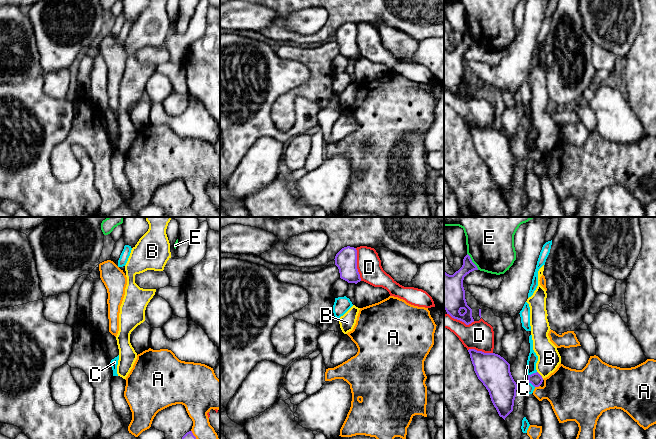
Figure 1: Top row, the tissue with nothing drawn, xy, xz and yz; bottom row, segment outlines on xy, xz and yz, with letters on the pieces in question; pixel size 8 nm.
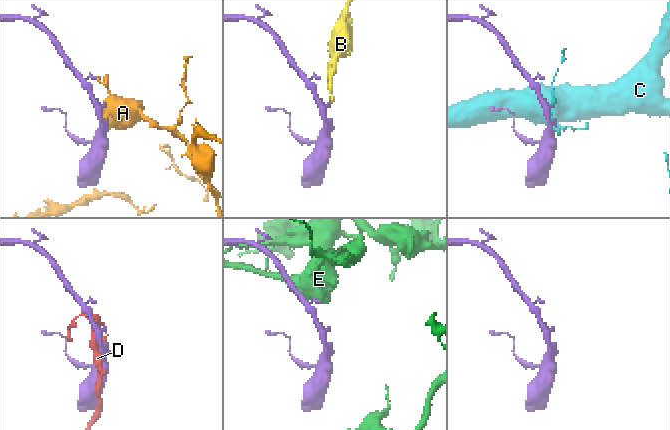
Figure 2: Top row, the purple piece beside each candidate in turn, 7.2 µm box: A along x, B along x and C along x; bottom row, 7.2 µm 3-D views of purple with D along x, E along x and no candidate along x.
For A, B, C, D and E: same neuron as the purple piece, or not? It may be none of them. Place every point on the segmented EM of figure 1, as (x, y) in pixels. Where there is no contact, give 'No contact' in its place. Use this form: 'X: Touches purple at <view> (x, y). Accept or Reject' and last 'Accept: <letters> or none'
A: Touches purple at yz (537, 386). Reject
B: Touches purple at yz (540, 375). Reject
C: Touches purple at yz (533, 373). Reject
D: Touches purple at xz (356, 264). Reject
E: Touches purple at yz (471, 261). Reject
Accept: none

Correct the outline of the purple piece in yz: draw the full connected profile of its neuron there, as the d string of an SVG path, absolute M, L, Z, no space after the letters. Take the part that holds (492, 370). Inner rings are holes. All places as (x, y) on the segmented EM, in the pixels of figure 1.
M468 350L478 379L489 392L491 401L504 420L513 411L517 384L514 381L510 364L500 355Z

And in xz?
M344 247L335 256L335 265L339 269L340 278L348 283L361 281L357 269L357 250L354 247Z

